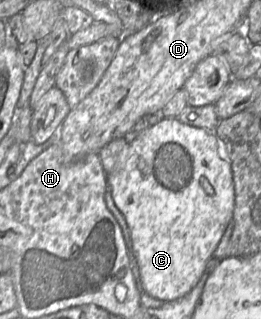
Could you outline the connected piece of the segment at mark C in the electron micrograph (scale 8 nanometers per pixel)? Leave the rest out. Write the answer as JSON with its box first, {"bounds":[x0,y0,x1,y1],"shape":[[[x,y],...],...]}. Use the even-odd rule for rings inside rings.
{"bounds":[107,118,233,302],"shape":[[[163,118],[129,142],[124,168],[107,174],[107,184],[130,231],[140,290],[164,302],[188,294],[233,218],[231,164],[220,157],[215,132]]]}

